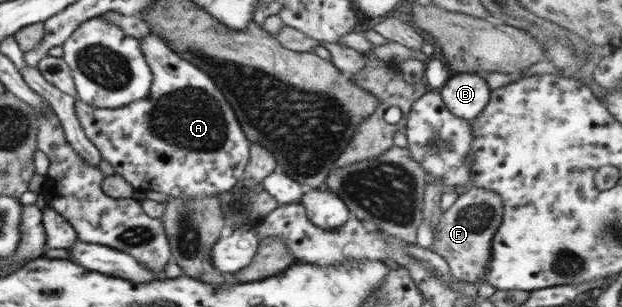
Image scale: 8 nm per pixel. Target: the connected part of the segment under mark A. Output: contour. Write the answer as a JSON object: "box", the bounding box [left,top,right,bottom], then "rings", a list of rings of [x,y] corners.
{"box":[75,34,251,198],"rings":[[[149,34],[140,40],[139,46],[141,46],[141,52],[143,52],[145,61],[153,75],[150,93],[147,98],[141,99],[137,103],[126,104],[118,109],[95,108],[77,98],[75,103],[75,116],[77,116],[77,120],[79,120],[79,124],[81,124],[81,128],[83,128],[83,132],[85,132],[87,138],[98,148],[102,158],[113,166],[115,173],[121,175],[129,184],[132,184],[135,190],[145,192],[155,190],[155,192],[161,192],[170,197],[176,196],[176,198],[196,198],[196,196],[216,196],[221,192],[236,189],[235,184],[242,178],[245,167],[250,159],[251,142],[245,134],[243,134],[243,130],[241,130],[234,110],[231,108],[229,102],[227,102],[225,95],[217,88],[213,79],[206,72],[203,72],[197,68],[196,65],[191,64],[191,62],[181,59],[179,53],[173,51],[173,45],[169,45],[167,40],[163,40],[160,36]]]}

